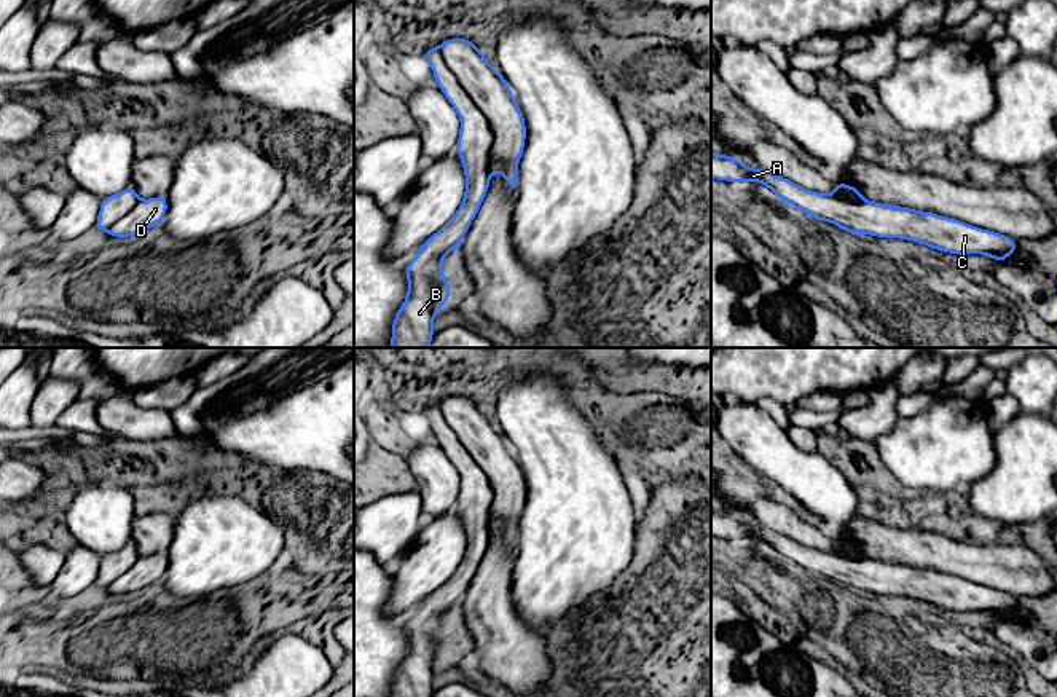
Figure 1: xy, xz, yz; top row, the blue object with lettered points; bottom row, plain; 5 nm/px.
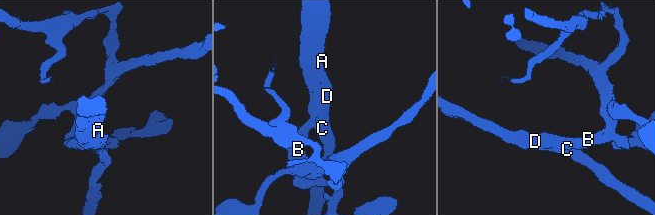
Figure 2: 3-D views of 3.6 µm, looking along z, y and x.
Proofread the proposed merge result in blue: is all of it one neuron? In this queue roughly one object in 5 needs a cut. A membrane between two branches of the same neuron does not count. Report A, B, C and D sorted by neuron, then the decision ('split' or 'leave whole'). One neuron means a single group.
A B C D; leave whole

